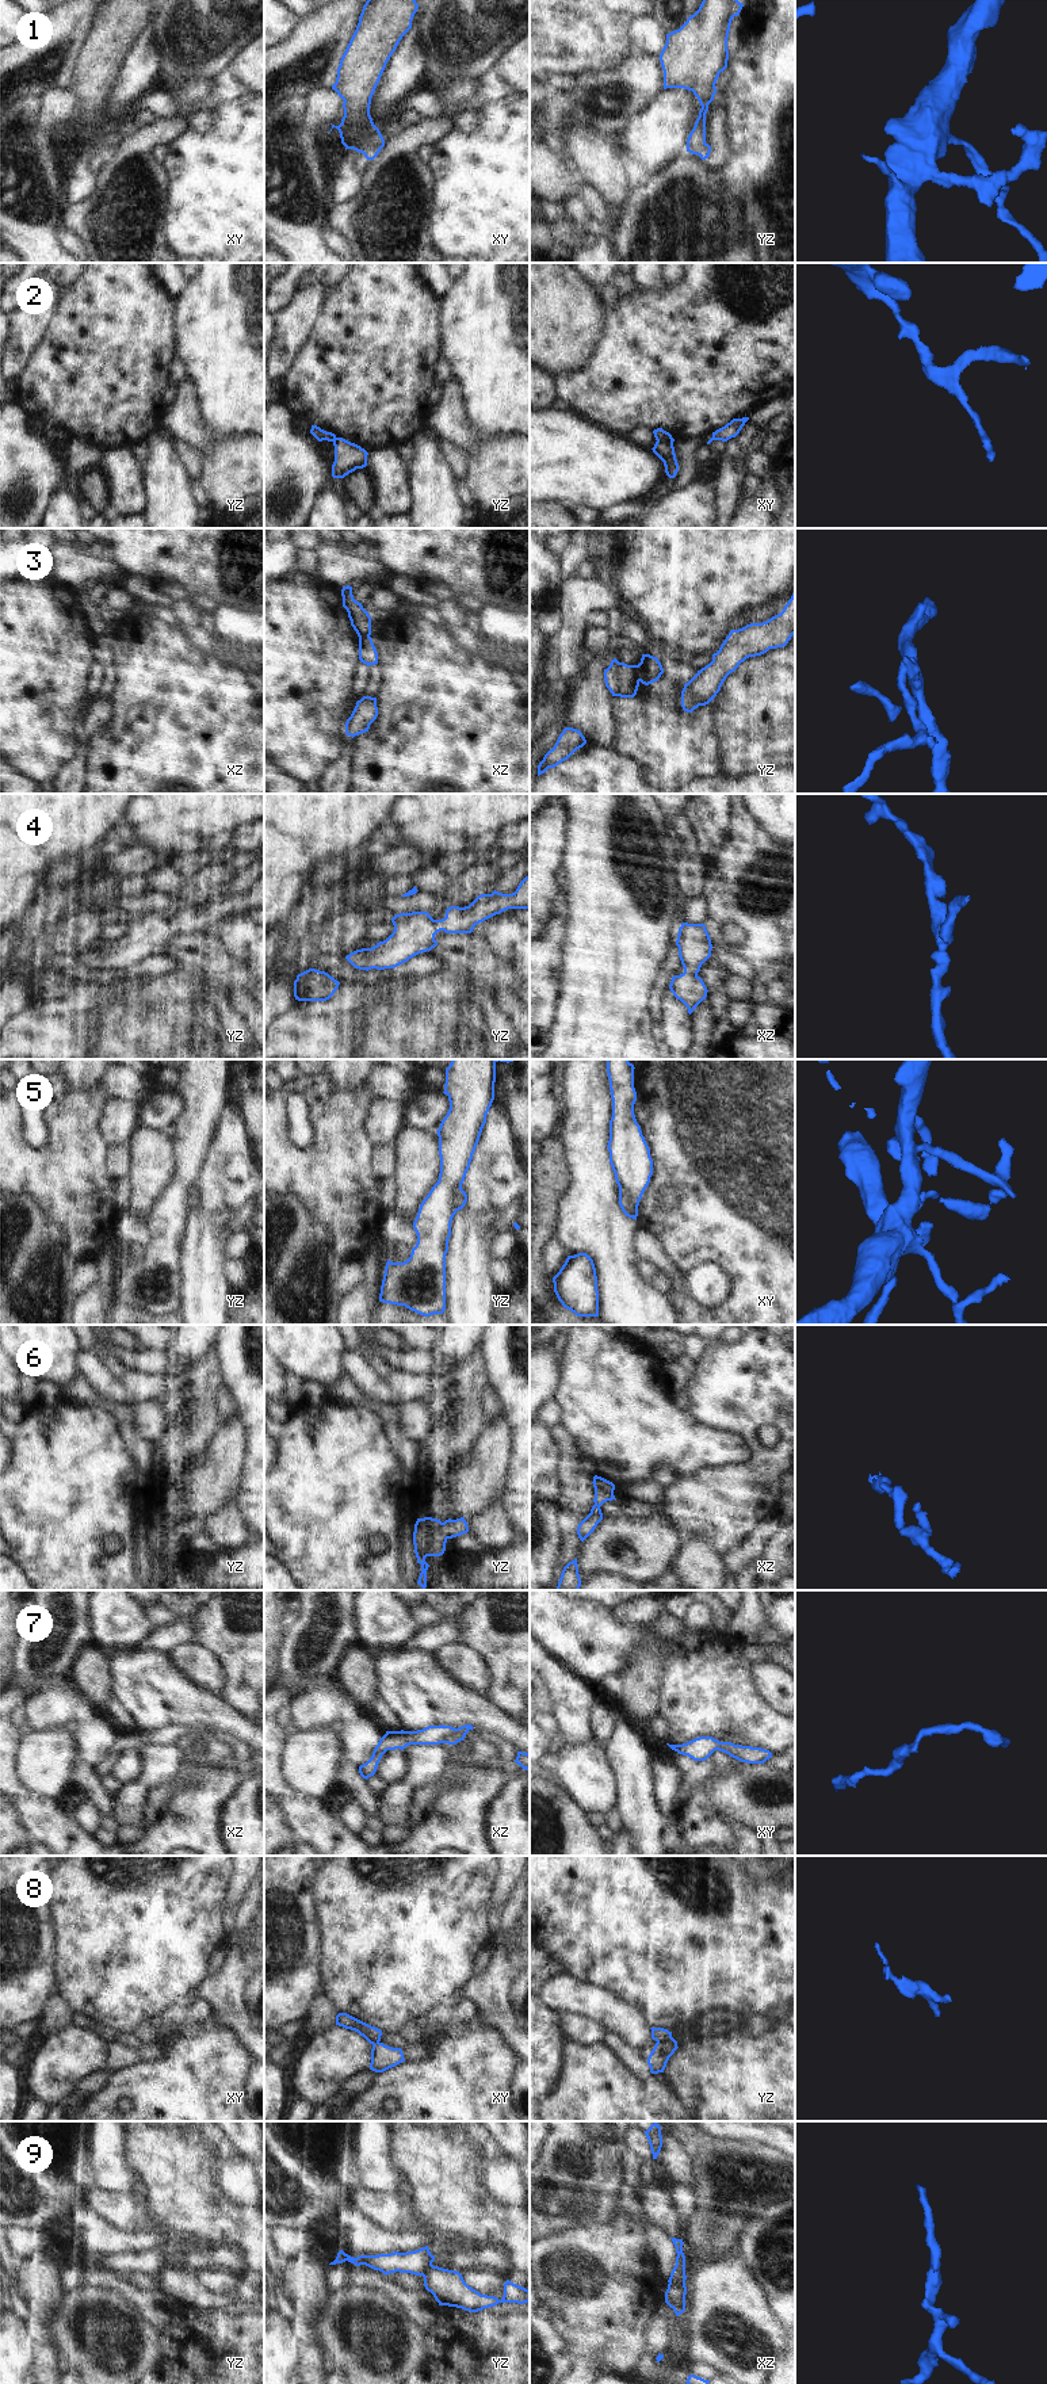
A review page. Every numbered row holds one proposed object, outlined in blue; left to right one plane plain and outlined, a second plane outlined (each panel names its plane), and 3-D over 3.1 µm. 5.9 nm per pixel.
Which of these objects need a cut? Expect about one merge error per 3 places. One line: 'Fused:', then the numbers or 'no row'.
Fused: 2, 3, 5, 9

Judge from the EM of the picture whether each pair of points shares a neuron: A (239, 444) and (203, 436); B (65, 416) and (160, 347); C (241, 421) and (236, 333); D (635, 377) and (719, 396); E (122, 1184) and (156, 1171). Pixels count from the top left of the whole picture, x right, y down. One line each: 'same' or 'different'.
A: same
B: same
C: same
D: same
E: different

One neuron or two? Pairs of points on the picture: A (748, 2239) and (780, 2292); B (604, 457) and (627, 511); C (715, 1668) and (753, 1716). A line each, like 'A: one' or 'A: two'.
A: one
B: two
C: one

